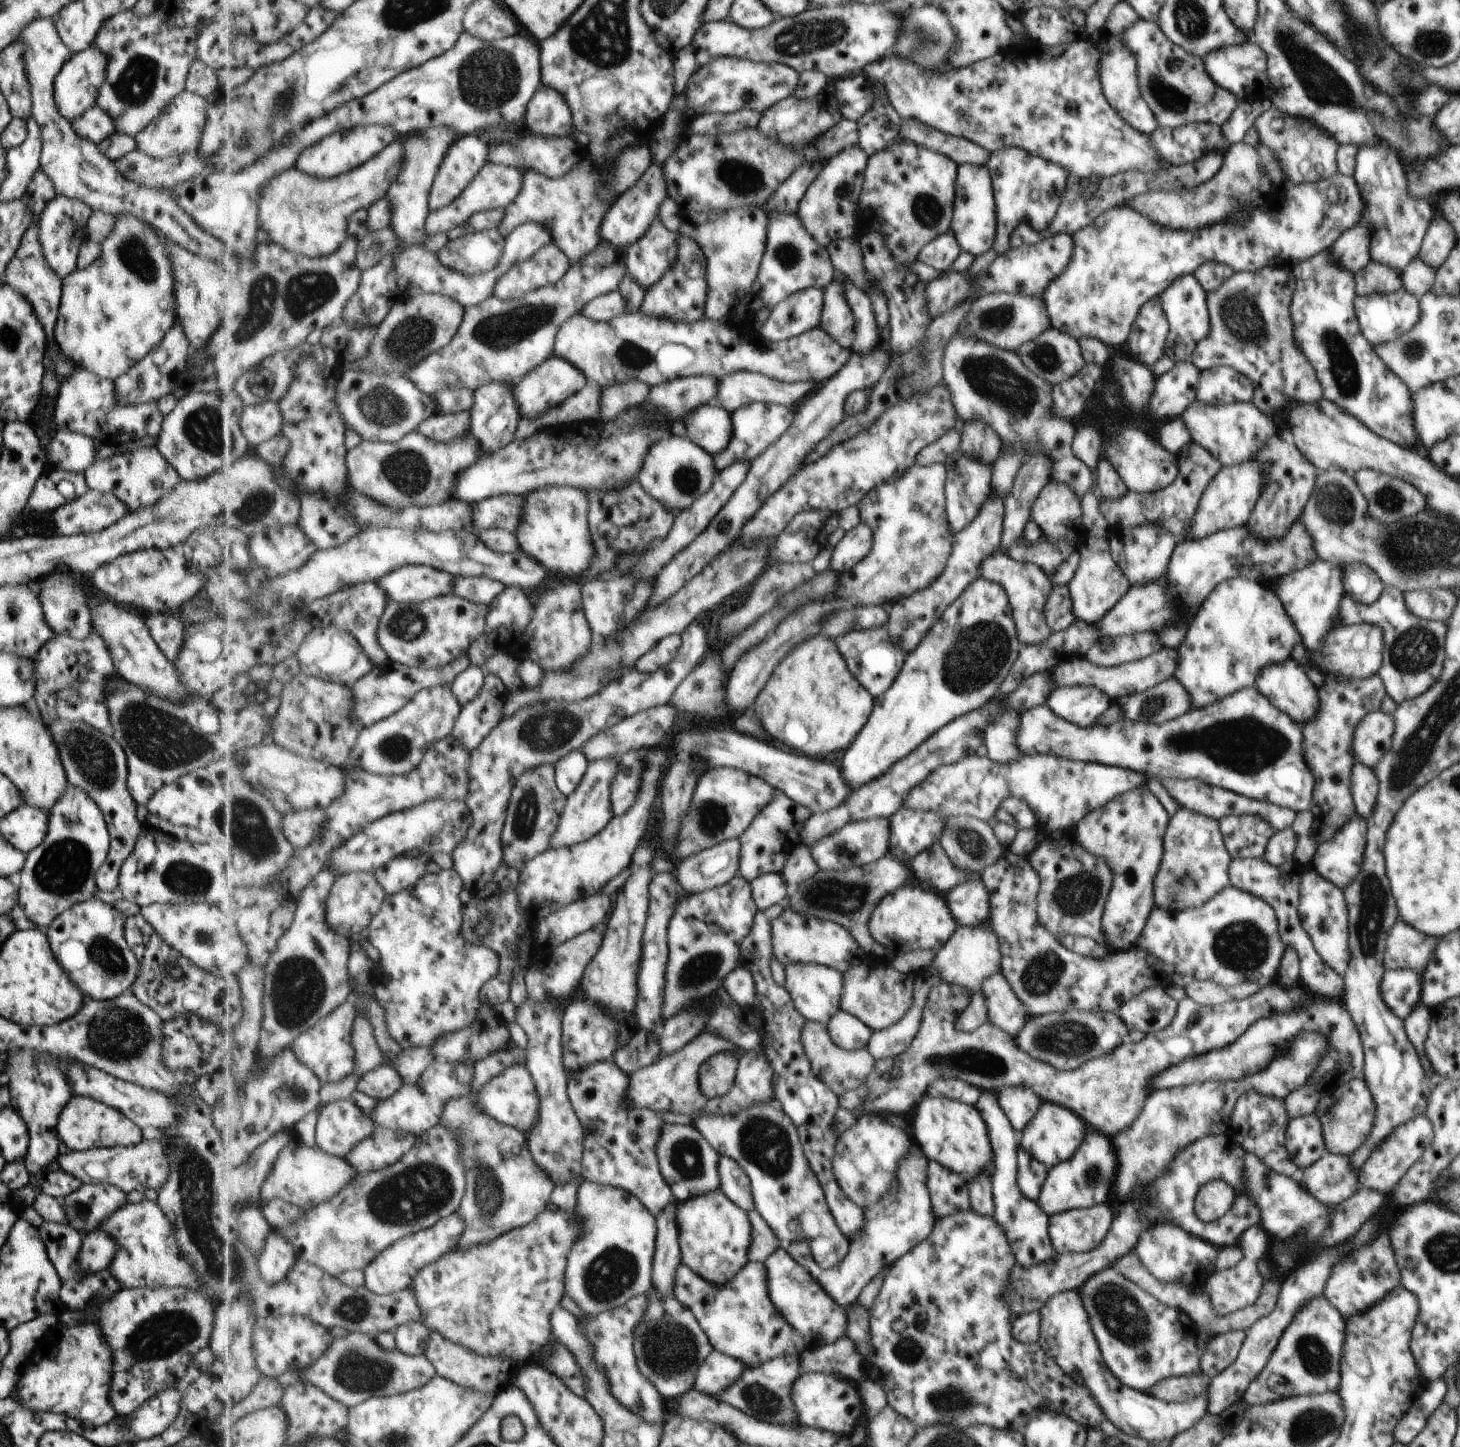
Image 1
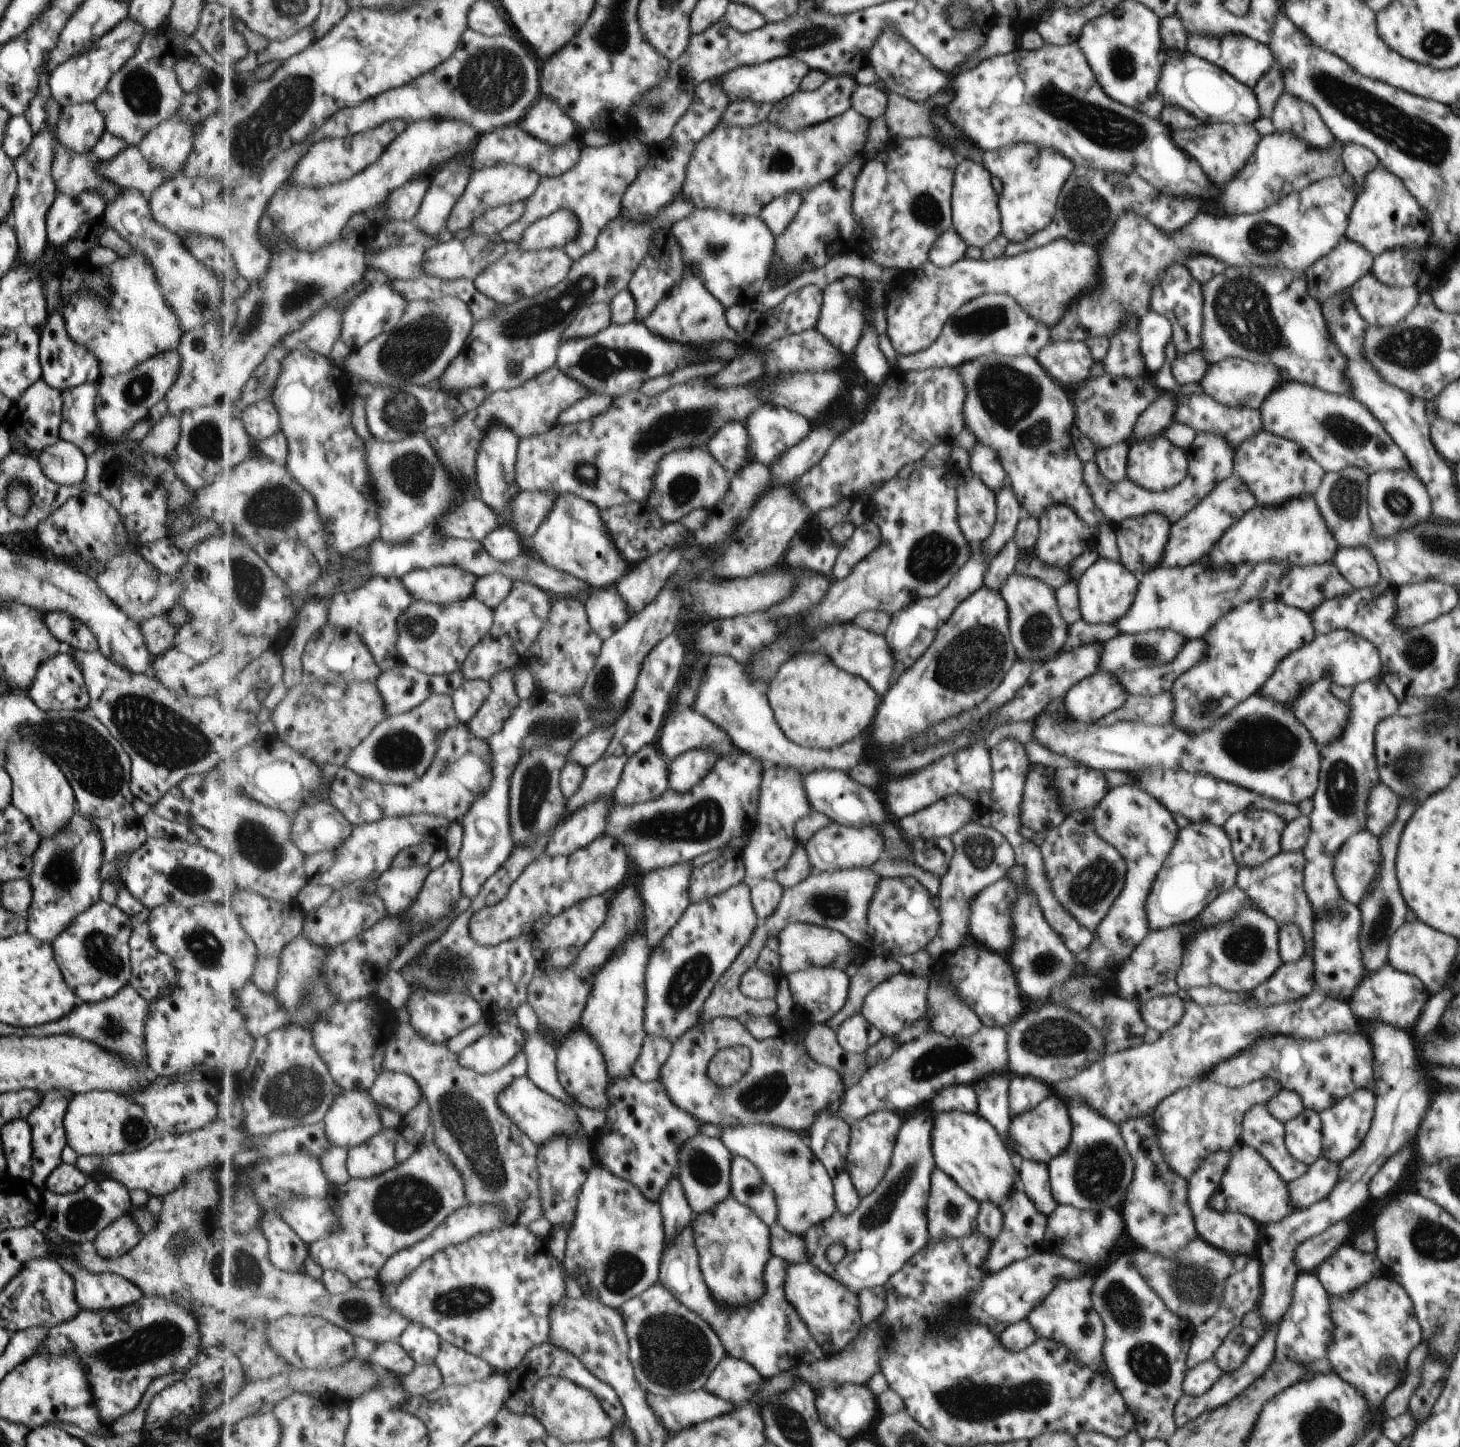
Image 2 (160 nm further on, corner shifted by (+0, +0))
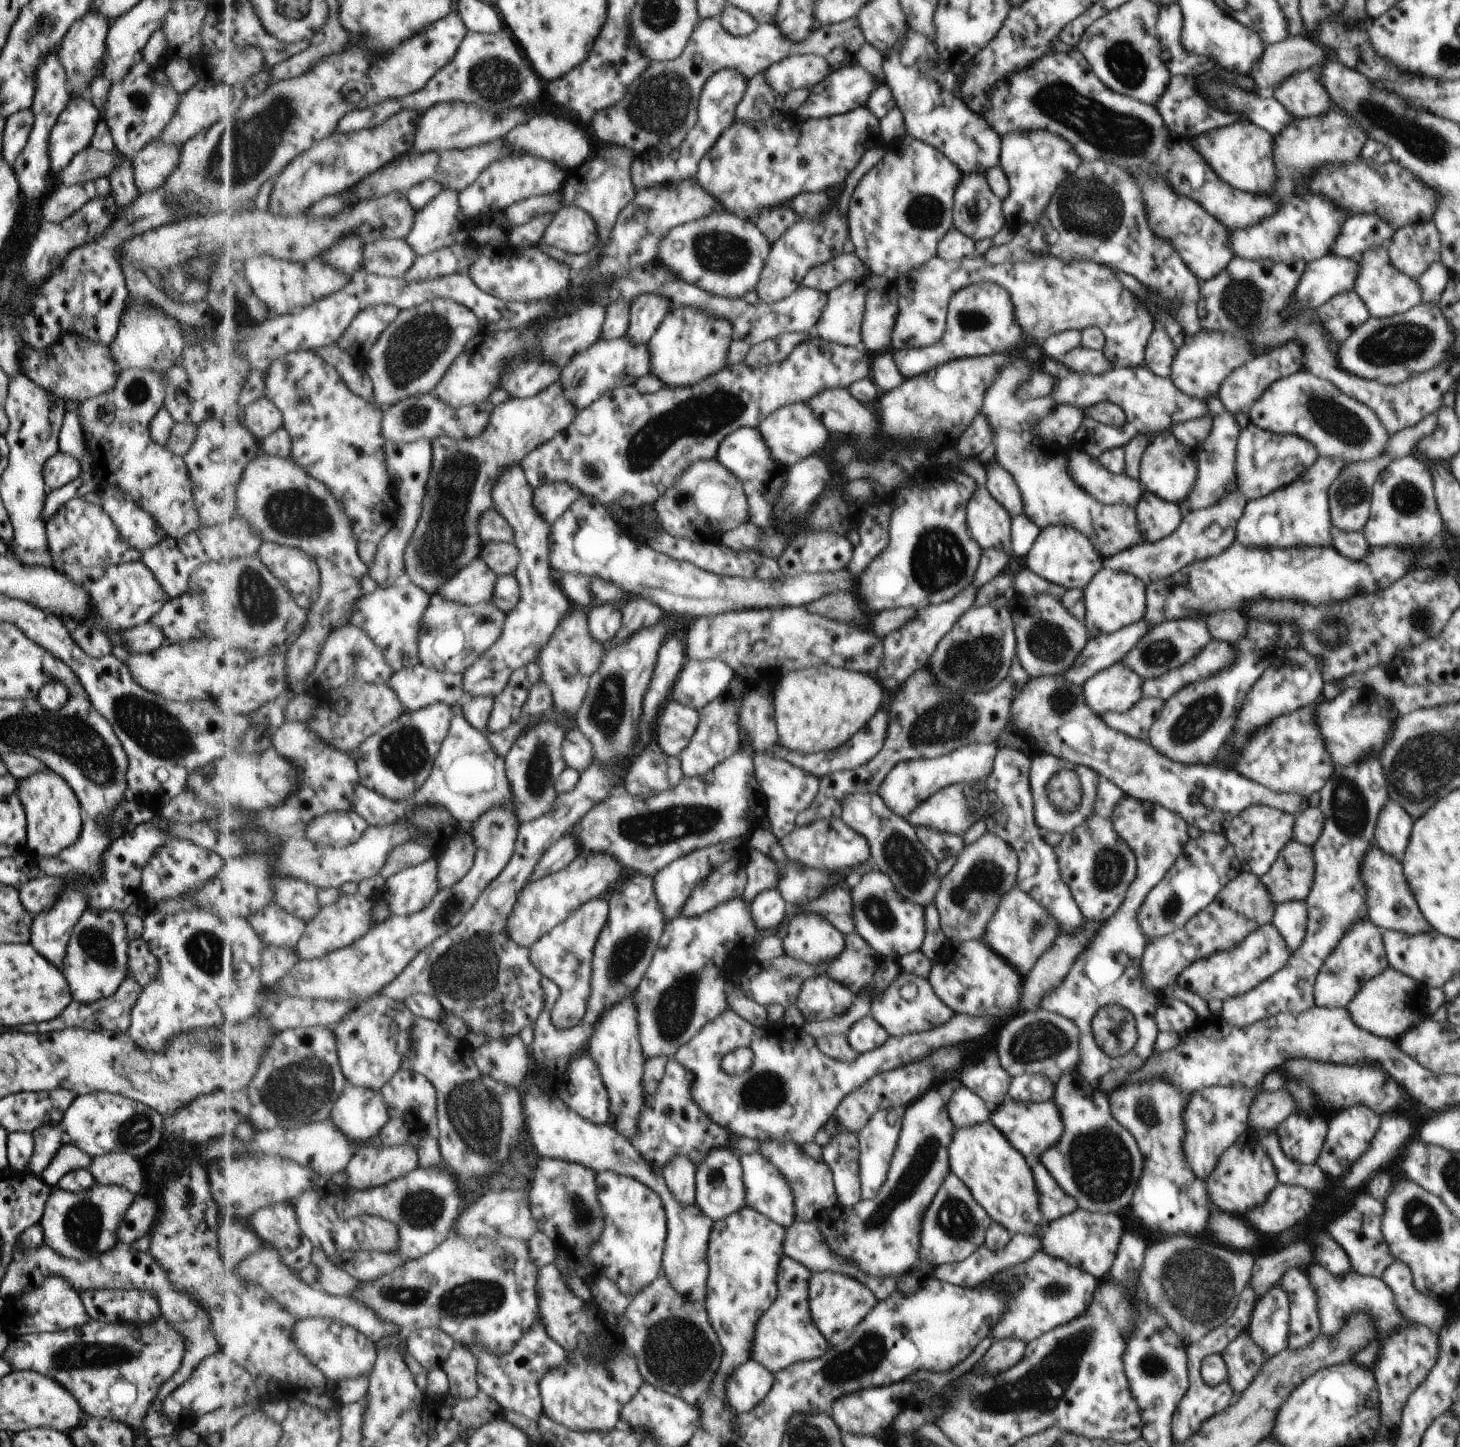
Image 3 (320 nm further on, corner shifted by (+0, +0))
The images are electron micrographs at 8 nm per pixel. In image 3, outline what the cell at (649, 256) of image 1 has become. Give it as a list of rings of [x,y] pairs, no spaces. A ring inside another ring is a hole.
[[[644,295],[633,302],[627,336],[635,345],[647,345],[670,312],[670,300],[659,295]]]

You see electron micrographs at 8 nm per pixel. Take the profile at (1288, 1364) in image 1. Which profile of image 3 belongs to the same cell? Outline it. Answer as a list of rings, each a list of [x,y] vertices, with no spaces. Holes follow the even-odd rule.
[[[1296,1268],[1285,1270],[1277,1283],[1290,1299],[1289,1337],[1286,1347],[1289,1350],[1303,1350],[1318,1337],[1321,1329],[1314,1287],[1305,1271]]]

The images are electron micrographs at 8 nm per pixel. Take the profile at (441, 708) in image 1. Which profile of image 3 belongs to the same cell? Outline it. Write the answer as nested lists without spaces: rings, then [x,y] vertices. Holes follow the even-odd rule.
[[[439,702],[415,713],[401,714],[395,722],[373,734],[358,750],[349,753],[358,764],[360,782],[387,798],[397,799],[397,802],[413,798],[415,792],[429,780],[443,742],[450,734],[455,714],[453,707]]]

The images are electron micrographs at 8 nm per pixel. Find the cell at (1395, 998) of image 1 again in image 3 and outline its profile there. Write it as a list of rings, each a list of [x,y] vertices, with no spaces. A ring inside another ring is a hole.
[[[1386,967],[1381,974],[1377,974],[1371,981],[1355,994],[1355,997],[1347,1004],[1346,1010],[1350,1018],[1354,1020],[1362,1030],[1374,1036],[1397,1042],[1399,1036],[1419,1018],[1419,1012],[1415,1010],[1415,1002],[1419,1000],[1419,990],[1413,979],[1405,974]]]

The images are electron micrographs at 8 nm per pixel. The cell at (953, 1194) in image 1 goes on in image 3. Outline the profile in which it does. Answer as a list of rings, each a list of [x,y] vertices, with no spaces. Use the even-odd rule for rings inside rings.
[[[949,1173],[923,1212],[919,1231],[918,1260],[935,1267],[965,1261],[984,1244],[984,1235],[993,1220],[972,1197],[968,1186],[956,1174]]]

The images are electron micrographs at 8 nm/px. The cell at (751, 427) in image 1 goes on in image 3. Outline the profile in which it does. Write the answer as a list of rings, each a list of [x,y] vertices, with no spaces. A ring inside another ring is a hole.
[[[806,402],[787,405],[776,410],[762,422],[758,429],[766,438],[776,461],[787,469],[797,465],[799,461],[809,458],[811,454],[817,454],[831,440],[831,432],[827,430],[825,423]]]

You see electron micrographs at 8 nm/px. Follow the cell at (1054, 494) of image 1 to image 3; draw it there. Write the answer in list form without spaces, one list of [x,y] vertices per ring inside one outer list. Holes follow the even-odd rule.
[[[1051,525],[1041,529],[1031,548],[1025,555],[1025,564],[1036,575],[1046,579],[1047,582],[1055,583],[1066,589],[1082,589],[1097,574],[1101,568],[1101,558],[1097,562],[1097,554],[1093,552],[1086,535],[1081,534],[1071,526]]]

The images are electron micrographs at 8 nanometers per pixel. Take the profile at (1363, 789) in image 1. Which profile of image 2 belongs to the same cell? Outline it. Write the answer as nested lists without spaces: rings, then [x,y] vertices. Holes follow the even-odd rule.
[[[1381,782],[1371,788],[1366,801],[1366,830],[1375,837],[1387,833],[1398,810],[1398,796]]]

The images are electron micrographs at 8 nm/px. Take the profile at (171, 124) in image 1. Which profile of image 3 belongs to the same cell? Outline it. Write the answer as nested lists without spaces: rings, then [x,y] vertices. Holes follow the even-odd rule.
[[[158,138],[149,141],[130,160],[135,188],[139,194],[151,192],[157,187],[161,187],[166,176],[177,166],[179,147],[161,143]]]

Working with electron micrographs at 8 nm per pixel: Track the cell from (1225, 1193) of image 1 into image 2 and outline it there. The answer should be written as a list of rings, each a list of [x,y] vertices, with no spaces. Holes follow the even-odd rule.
[[[1237,1142],[1229,1154],[1231,1154],[1230,1164],[1222,1176],[1221,1184],[1211,1194],[1210,1207],[1215,1212],[1249,1216],[1260,1227],[1275,1224],[1289,1216],[1294,1207],[1287,1183],[1279,1179],[1270,1164],[1257,1151],[1241,1142]]]

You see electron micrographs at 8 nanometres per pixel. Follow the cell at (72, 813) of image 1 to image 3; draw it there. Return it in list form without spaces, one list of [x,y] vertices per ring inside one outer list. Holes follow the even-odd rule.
[[[66,880],[66,886],[58,893],[55,904],[48,911],[43,910],[32,917],[28,943],[37,954],[45,957],[45,960],[50,962],[57,970],[61,970],[63,957],[66,953],[66,944],[72,928],[86,908],[82,893],[78,889],[69,887]]]

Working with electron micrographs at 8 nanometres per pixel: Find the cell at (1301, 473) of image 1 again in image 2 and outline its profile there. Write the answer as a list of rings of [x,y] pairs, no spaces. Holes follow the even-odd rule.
[[[1262,429],[1233,451],[1233,466],[1259,506],[1285,506],[1293,498],[1314,496],[1326,474],[1299,443]]]

